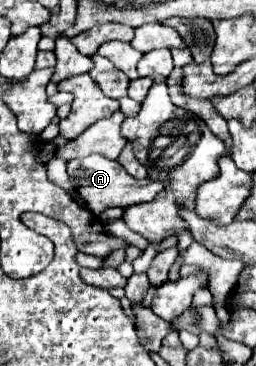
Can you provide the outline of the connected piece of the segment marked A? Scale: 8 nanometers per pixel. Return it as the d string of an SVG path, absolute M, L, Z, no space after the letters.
M89 155L83 159L73 159L67 163L67 173L71 177L73 187L79 191L79 195L85 199L87 209L95 215L99 215L101 211L109 209L109 207L129 207L129 205L137 205L137 203L147 203L153 201L155 195L165 189L169 185L167 179L135 179L133 175L129 175L123 165L119 161L101 157L101 155Z

